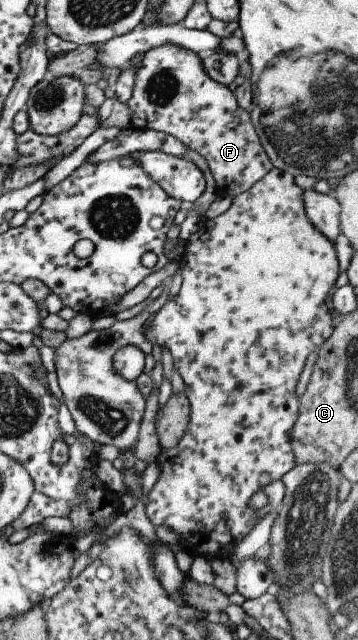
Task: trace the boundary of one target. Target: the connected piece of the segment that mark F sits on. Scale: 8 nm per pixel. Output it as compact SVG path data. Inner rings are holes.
M163 44L149 48L136 65L131 98L119 102L107 97L97 109L99 127L153 129L177 138L207 162L222 196L234 197L249 190L269 172L271 161L256 137L249 113L236 103L229 87L205 74L197 54L177 44Z

